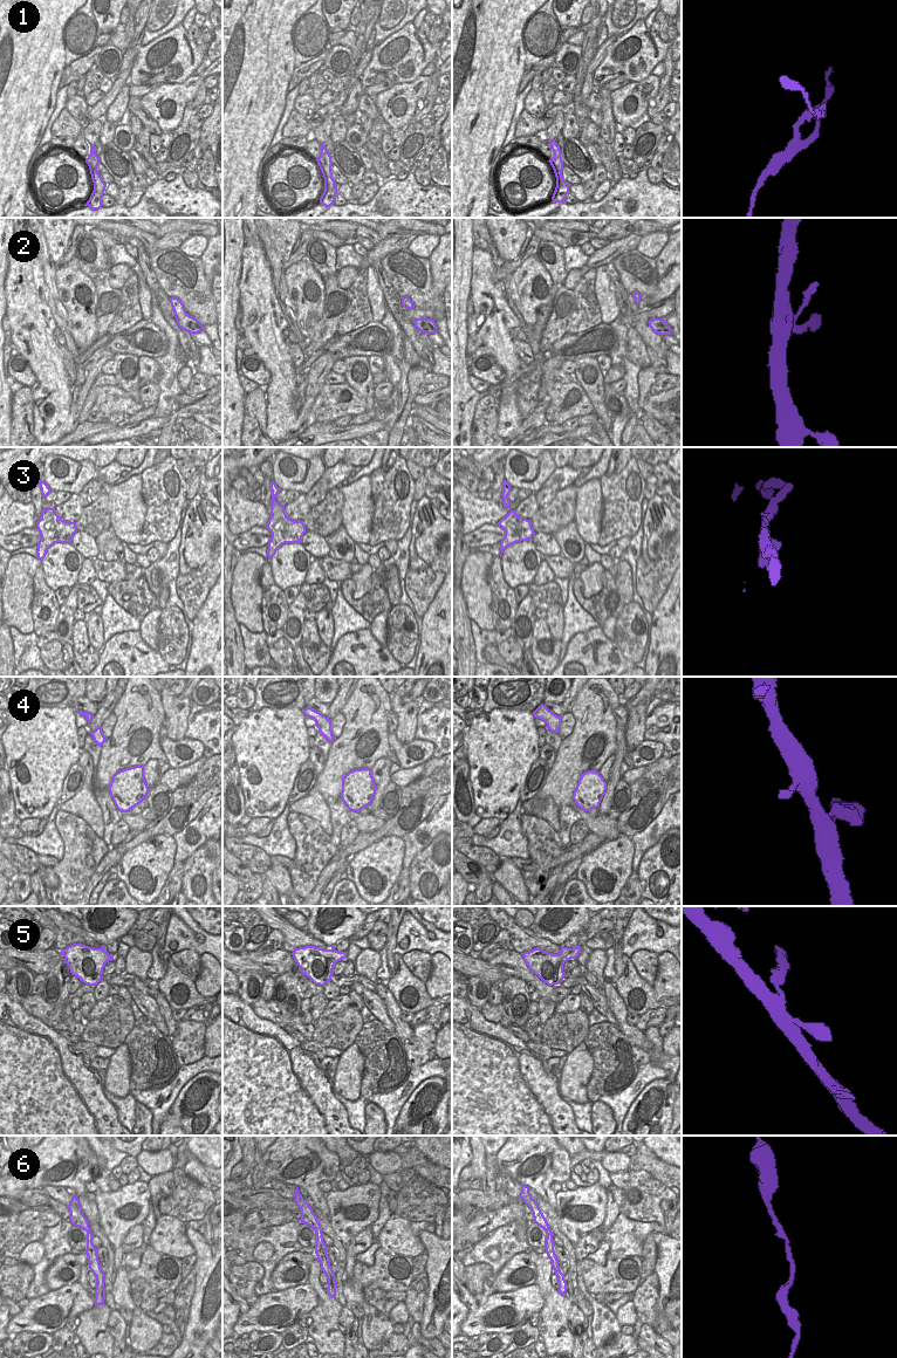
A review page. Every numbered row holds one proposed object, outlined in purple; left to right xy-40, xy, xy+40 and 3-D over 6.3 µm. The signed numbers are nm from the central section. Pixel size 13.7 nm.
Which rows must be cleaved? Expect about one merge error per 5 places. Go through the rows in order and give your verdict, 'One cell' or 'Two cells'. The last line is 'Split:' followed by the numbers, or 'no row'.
1: One cell
2: One cell
3: One cell
4: One cell
5: One cell
6: One cell
Split: no row.

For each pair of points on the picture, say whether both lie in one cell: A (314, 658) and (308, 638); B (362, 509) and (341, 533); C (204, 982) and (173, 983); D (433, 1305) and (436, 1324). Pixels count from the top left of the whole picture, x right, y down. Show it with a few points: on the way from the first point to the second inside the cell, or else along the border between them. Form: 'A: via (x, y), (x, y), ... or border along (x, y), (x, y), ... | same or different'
A: via (314, 653), (308, 647), (308, 643) | same
B: border along (342, 525), (346, 533), (355, 542) | different
C: border along (193, 982), (202, 995), (210, 998) | different
D: via (432, 1310), (431, 1316), (433, 1319) | same

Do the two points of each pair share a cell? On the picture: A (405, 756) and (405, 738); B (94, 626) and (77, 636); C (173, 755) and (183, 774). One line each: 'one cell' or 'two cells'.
A: two cells
B: two cells
C: two cells

